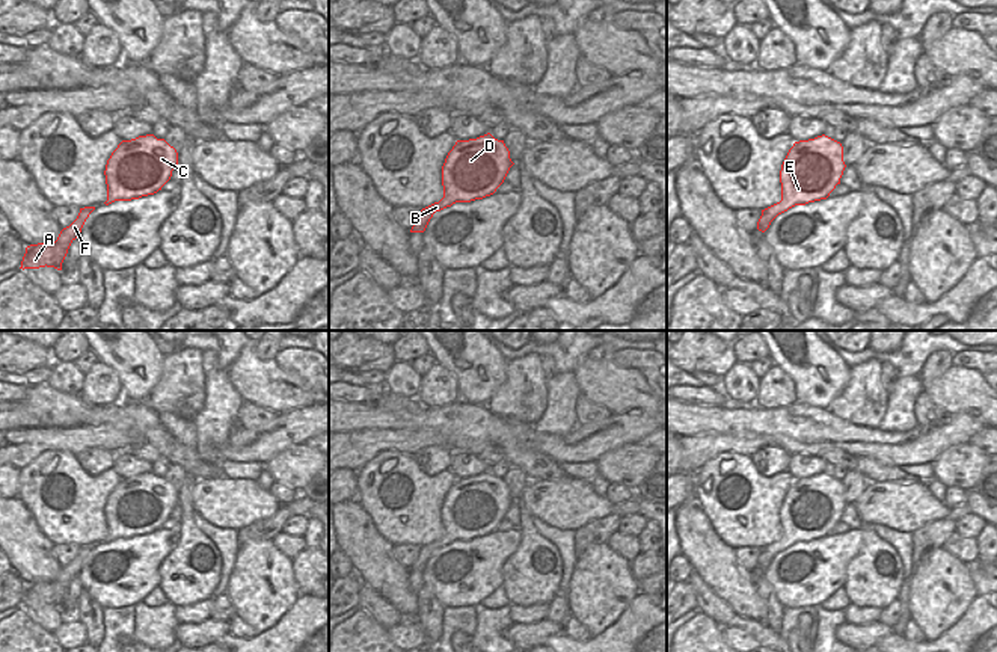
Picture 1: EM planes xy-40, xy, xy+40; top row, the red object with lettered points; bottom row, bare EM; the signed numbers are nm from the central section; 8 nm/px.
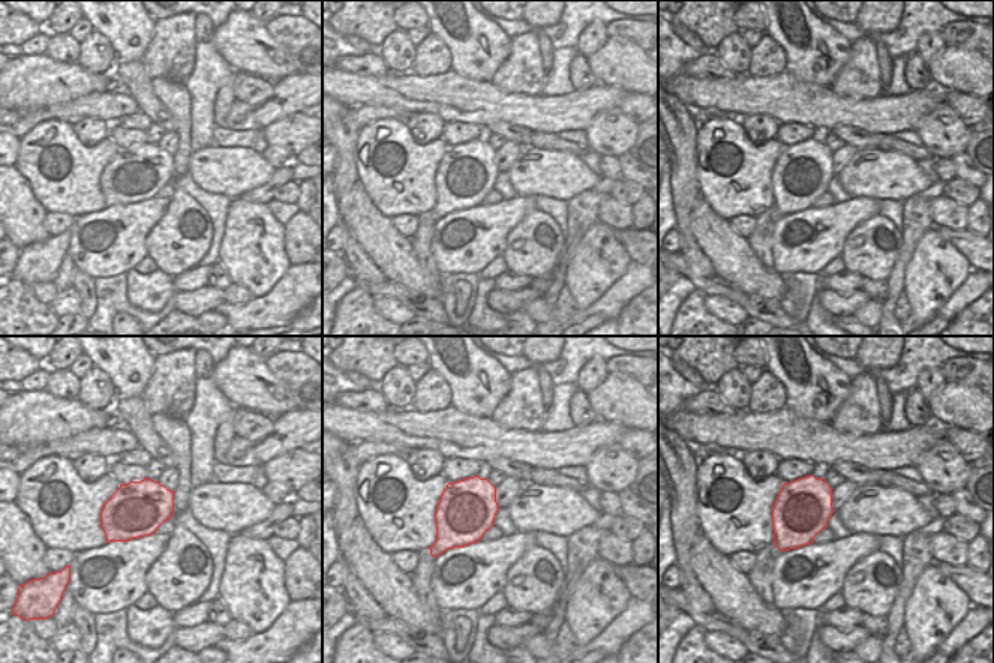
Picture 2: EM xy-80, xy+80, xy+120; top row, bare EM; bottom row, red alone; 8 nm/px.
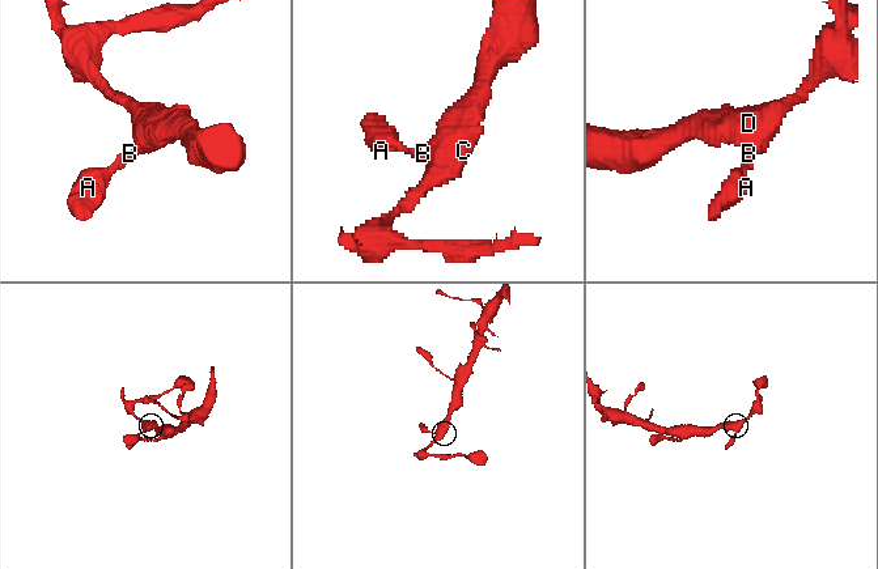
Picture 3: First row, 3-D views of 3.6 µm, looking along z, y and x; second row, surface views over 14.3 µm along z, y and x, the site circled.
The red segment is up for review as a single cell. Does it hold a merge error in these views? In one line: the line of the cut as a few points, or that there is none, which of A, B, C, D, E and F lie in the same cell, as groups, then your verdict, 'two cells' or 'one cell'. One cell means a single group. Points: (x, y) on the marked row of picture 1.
cut none; groups A B C D E F; one cell

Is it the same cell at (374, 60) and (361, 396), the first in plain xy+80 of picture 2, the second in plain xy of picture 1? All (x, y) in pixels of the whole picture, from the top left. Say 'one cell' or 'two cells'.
one cell

